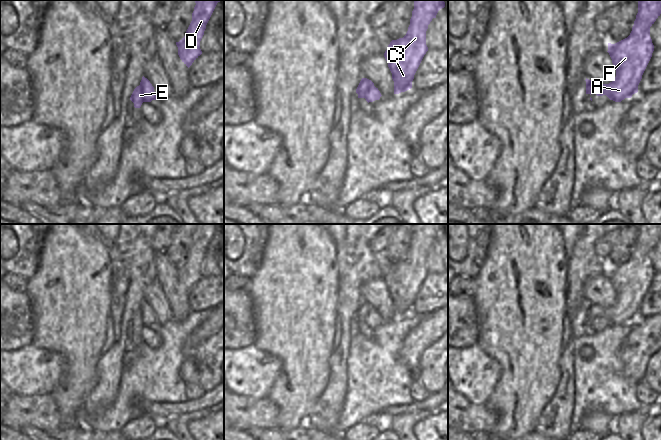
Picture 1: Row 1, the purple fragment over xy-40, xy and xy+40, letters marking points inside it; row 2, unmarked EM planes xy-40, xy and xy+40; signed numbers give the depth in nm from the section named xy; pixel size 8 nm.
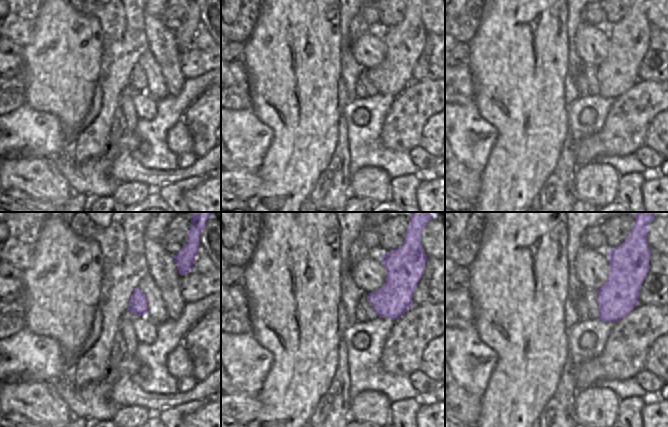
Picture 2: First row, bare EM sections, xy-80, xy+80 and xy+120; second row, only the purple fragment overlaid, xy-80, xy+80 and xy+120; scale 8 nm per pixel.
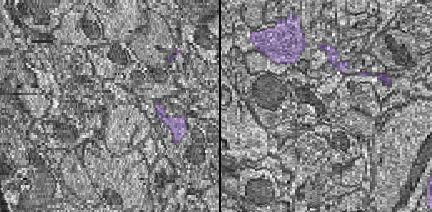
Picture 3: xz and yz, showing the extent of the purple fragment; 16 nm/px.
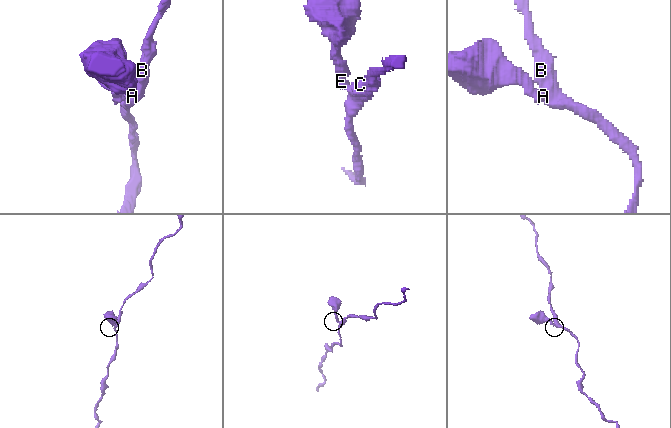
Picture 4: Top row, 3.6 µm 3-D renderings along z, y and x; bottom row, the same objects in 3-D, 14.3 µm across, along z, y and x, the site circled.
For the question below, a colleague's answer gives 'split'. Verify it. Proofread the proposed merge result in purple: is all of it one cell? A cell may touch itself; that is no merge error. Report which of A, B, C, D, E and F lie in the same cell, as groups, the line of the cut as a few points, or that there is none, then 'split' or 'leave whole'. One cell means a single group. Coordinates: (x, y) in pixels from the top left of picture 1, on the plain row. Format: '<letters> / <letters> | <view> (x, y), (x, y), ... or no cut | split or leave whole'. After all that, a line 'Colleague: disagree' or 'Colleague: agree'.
A B C D E F | no cut | leave whole
Colleague: disagree

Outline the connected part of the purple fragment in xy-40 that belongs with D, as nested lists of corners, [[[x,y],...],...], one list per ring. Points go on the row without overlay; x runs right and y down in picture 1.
[[[221,224],[194,225],[196,229],[186,259],[179,266],[176,266],[178,279],[188,292],[202,278],[200,265],[217,227]]]

